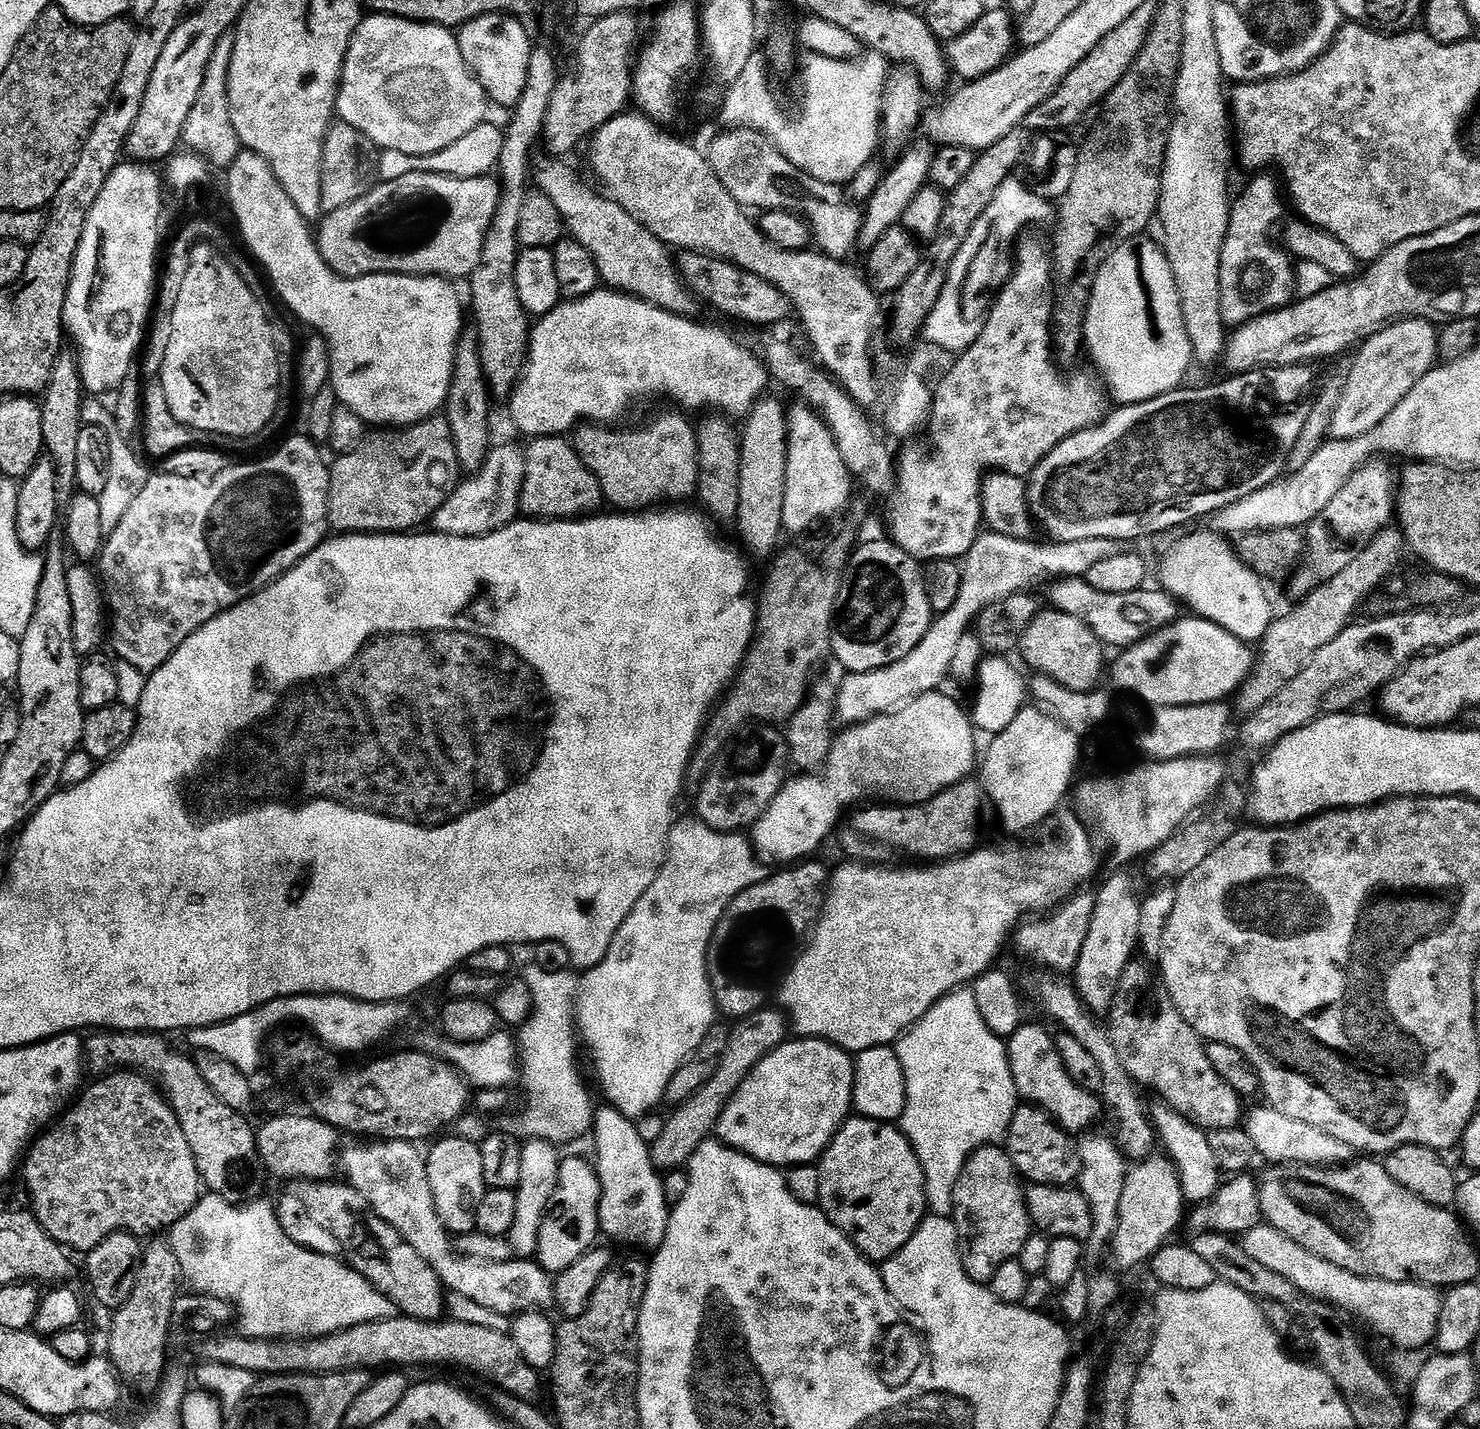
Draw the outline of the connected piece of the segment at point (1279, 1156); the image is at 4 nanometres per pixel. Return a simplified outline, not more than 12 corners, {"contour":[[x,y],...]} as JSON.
{"contour":[[1271,1106],[1246,1116],[1257,1157],[1343,1166],[1354,1149]]}

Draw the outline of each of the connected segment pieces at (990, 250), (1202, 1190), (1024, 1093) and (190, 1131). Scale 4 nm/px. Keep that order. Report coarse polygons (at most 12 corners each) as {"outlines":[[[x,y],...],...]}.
{"outlines":[[[1009,178],[949,264],[990,292],[1011,276],[1008,251],[1049,201]],[[1163,1102],[1150,1119],[1185,1201],[1214,1196],[1222,1169],[1208,1132]],[[1024,1022],[1006,1043],[1021,1101],[1069,1134],[1101,1111],[1072,1081],[1053,1033]],[[96,1030],[86,1064],[158,1082],[203,1187],[239,1205],[266,1177],[248,1116],[155,1032]]]}

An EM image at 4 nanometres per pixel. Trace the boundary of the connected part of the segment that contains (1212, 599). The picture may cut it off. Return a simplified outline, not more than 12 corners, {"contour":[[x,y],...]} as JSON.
{"contour":[[1219,532],[1160,564],[1163,591],[1247,644],[1274,619],[1265,581]]}

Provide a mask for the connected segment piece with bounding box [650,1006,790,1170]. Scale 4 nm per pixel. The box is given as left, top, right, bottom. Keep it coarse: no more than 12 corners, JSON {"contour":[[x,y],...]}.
{"contour":[[779,1007],[735,1021],[716,1072],[651,1141],[660,1170],[683,1169],[728,1098],[790,1036]]}

